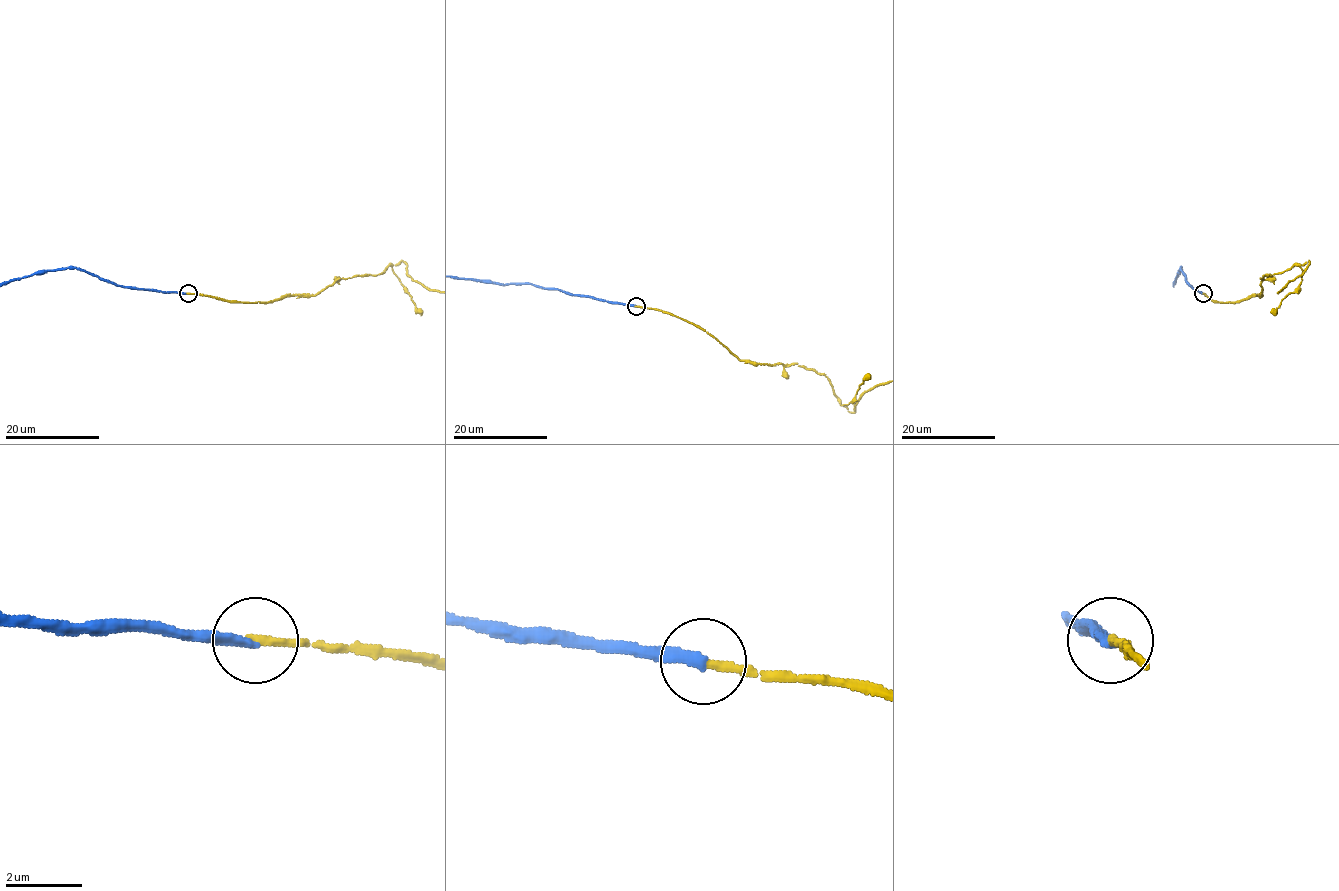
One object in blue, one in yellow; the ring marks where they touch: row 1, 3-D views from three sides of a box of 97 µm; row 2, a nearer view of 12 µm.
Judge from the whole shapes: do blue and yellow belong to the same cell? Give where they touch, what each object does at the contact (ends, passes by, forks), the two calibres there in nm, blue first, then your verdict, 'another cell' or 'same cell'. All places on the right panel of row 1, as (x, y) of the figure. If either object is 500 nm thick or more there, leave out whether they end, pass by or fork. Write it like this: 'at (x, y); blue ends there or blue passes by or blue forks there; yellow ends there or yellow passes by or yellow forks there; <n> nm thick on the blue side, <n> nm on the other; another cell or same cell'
at (1203, 293); blue ends there; yellow ends there; 280 nm thick on the blue side, 220 nm on the other; another cell

